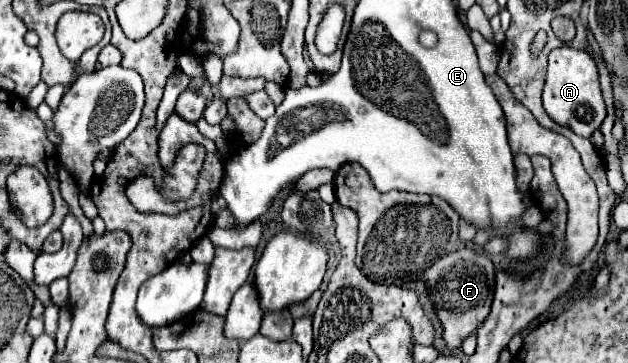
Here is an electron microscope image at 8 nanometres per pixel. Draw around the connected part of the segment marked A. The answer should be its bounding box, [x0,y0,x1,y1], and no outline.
[543,45,607,137]

